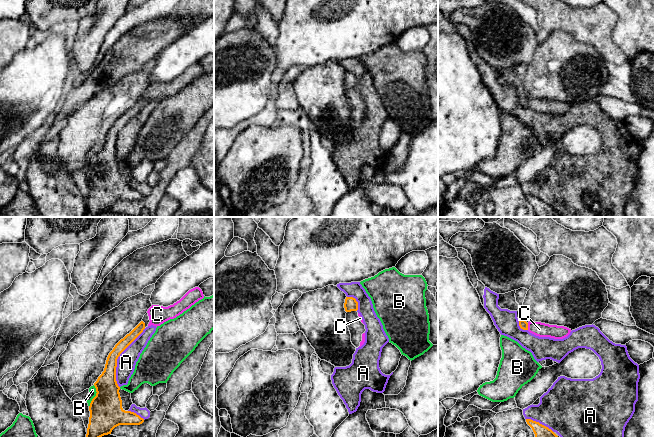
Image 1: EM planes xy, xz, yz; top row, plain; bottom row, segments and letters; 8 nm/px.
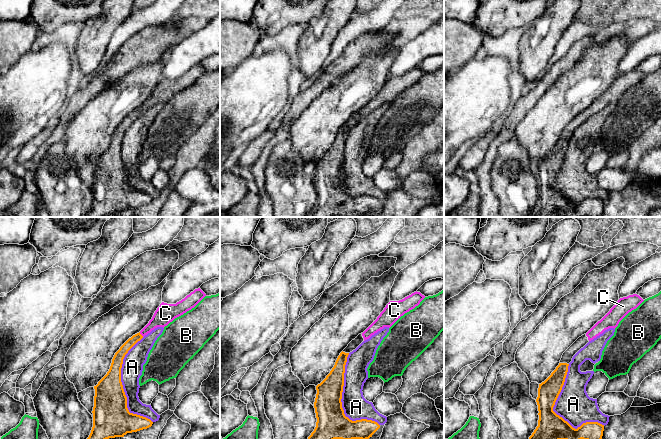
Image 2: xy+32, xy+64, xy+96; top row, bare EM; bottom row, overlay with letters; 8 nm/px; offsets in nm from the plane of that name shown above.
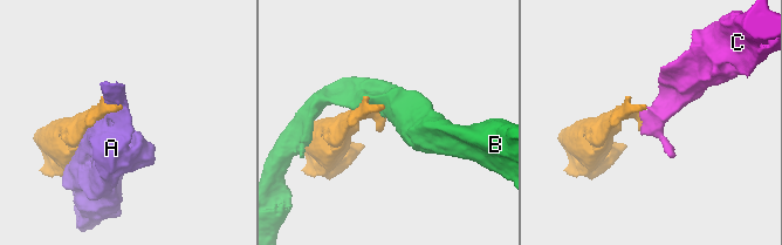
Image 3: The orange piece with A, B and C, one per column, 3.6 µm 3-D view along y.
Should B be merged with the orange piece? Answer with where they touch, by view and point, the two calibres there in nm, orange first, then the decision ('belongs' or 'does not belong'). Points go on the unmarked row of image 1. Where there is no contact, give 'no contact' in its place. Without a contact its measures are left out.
xy (95, 172) | 260/60 nm | does not belong

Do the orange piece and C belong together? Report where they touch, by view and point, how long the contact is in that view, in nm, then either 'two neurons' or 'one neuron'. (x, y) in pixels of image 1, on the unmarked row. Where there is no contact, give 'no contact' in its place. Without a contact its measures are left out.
contact yz (527, 102); length 60 nm; one neuron

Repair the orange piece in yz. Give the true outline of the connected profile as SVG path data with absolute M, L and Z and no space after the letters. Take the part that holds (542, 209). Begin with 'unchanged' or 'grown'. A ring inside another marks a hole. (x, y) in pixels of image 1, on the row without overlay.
unchanged; M526 195L526 198L532 204L536 217L559 217L558 212L548 203L531 195Z

